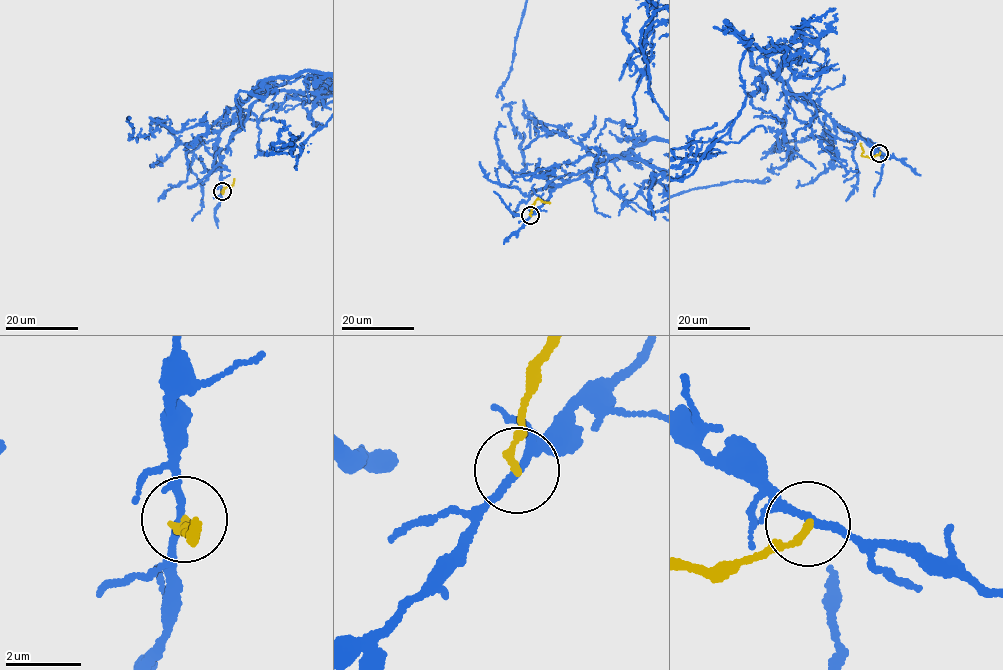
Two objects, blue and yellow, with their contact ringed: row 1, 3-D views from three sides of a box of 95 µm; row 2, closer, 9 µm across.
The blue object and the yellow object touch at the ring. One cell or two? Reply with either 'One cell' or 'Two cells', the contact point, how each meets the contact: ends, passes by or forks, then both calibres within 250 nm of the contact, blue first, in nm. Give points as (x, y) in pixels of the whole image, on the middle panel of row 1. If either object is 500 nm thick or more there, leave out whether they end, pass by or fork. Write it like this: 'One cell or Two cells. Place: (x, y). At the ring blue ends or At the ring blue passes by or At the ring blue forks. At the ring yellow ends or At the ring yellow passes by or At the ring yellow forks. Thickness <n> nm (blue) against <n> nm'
Two cells. Place: (530, 215). At the ring blue passes by. At the ring yellow ends. Thickness 190 nm (blue) against 200 nm

